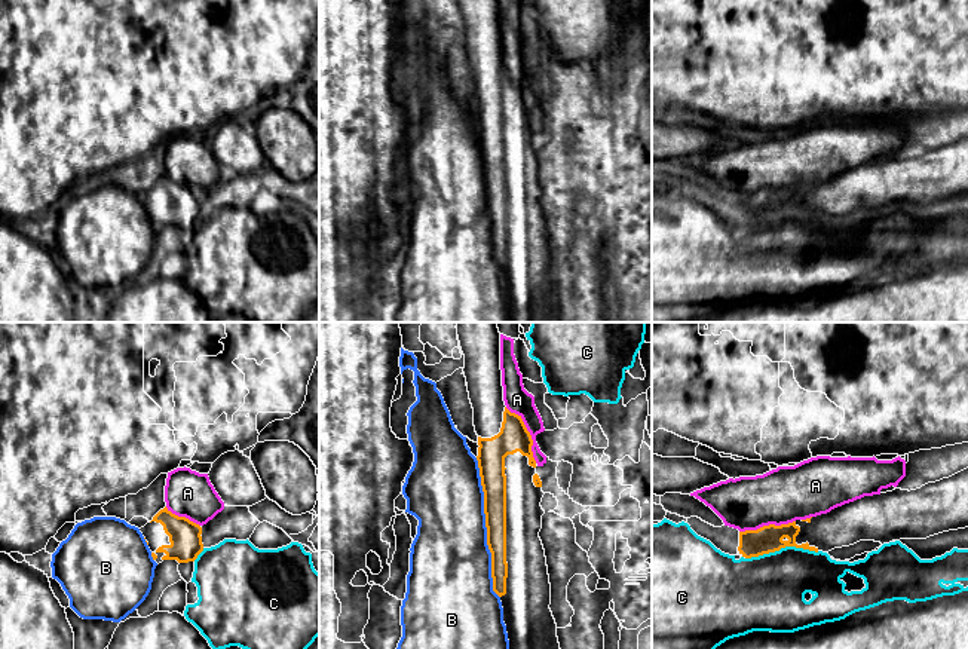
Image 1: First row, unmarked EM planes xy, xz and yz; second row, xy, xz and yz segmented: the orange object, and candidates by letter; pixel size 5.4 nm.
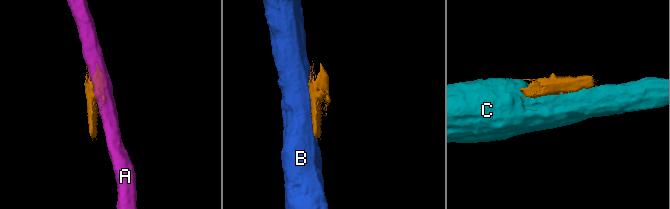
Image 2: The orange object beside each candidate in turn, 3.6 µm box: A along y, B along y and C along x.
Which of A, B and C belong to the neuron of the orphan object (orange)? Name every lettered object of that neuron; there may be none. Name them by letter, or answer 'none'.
none

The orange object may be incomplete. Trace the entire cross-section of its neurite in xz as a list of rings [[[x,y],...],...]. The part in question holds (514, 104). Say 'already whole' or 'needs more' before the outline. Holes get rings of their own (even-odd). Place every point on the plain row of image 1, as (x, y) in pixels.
needs more; [[[457,0],[478,102],[493,258],[500,264],[509,322],[561,322],[539,205],[543,159],[533,107],[503,68],[500,0]]]

